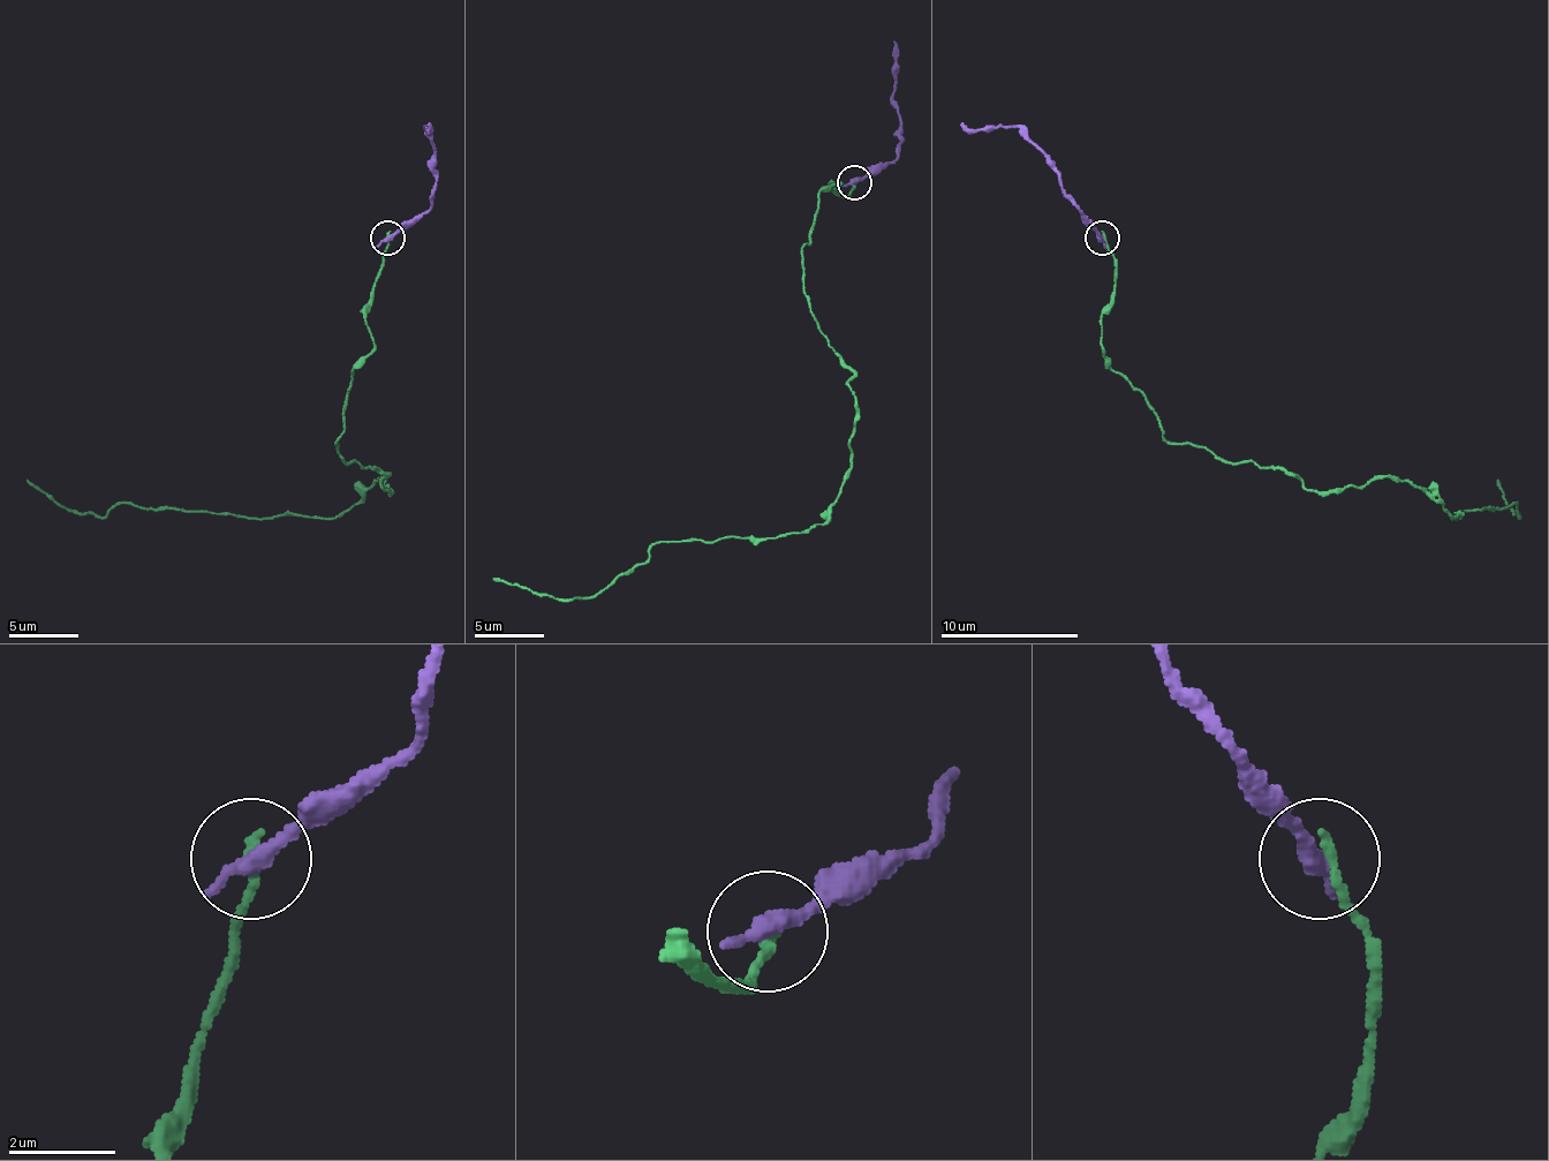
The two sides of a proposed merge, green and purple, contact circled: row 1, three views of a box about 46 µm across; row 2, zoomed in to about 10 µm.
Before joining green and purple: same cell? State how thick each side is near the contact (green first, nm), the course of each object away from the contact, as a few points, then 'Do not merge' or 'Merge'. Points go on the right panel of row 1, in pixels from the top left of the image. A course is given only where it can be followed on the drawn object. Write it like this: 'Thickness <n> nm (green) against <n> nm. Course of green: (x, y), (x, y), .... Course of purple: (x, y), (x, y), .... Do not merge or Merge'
Thickness 200 nm (green) against 400 nm. Course of green: (1102, 239), (1102, 356), (1172, 444), (1321, 492), (1397, 479), (1452, 517), (1518, 517), (1497, 479). Course of purple: (1102, 239), (1060, 187), (1060, 173), (1015, 128), (960, 125). Do not merge

